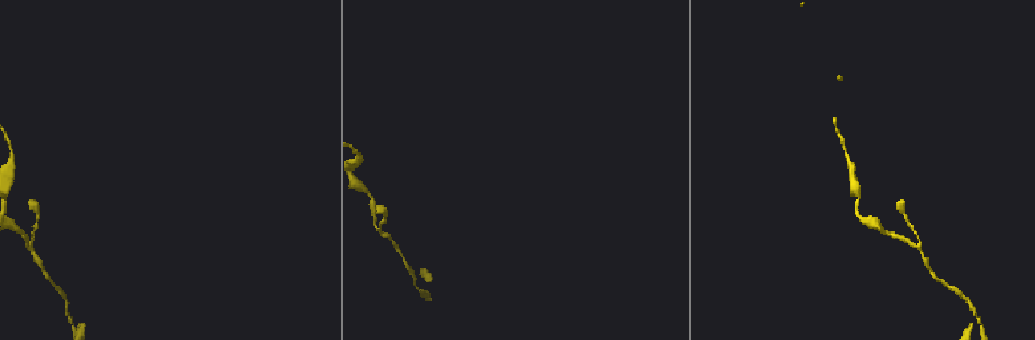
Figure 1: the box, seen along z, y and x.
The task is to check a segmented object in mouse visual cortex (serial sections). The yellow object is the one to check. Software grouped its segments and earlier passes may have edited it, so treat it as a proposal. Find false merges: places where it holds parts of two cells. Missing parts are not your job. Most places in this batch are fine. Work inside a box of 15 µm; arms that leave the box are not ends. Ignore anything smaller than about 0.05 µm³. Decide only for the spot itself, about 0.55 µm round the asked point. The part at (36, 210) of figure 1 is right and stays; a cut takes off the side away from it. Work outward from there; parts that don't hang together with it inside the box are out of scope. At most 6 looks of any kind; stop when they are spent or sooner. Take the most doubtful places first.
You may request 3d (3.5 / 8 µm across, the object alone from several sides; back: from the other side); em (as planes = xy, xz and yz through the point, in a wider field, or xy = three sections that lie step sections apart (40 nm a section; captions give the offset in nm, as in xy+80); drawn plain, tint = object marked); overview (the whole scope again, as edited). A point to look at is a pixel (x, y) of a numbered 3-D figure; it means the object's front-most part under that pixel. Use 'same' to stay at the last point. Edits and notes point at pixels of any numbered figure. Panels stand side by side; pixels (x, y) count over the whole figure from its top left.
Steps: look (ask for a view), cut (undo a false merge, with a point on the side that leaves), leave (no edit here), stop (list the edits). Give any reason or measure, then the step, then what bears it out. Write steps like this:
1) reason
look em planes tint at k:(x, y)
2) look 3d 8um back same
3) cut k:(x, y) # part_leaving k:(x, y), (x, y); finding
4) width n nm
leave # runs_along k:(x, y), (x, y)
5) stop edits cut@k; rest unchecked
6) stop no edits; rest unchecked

three-way junction
look 3d 3.5um at 1:(918, 244)

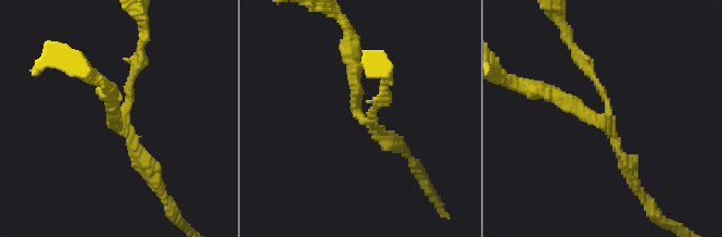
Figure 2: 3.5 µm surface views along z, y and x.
arms 3; arm_widths 150, 200, 250 nm
look em xy step 1 tint at 2:(117, 122)

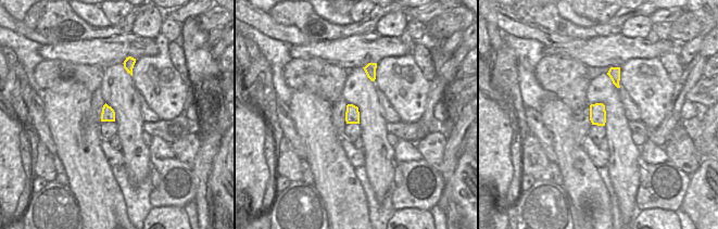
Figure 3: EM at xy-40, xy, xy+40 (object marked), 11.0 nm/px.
leave # all the same cell

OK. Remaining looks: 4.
calibre changes
look 3d 8um at 1:(851, 165)

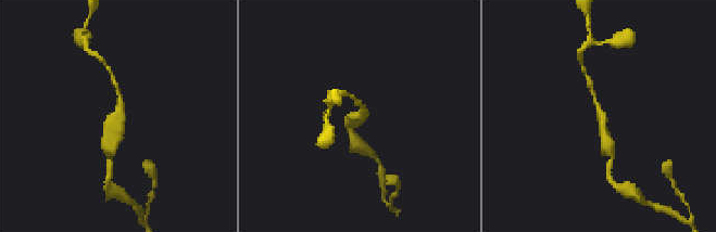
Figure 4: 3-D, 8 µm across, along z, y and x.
look 3d 3.5um back at 4:(116, 116)

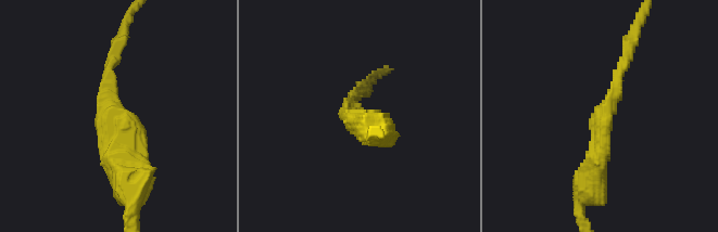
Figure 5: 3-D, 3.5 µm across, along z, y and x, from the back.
arm_widths 150, 400 nm; need the tissue
look em xy step 1 tint at 5:(113, 113)

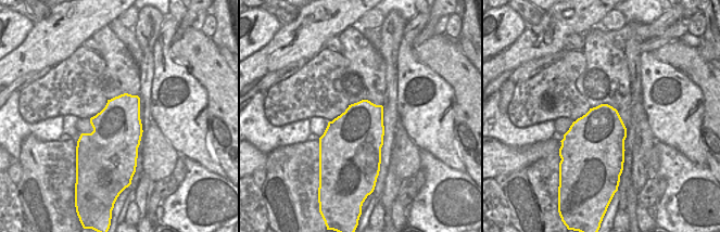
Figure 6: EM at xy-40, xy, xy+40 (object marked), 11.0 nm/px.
leave # runs_along 5:(592, 184), (600, 114), (625, 51); one cell here

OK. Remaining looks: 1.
stop no edits; rest unchecked

